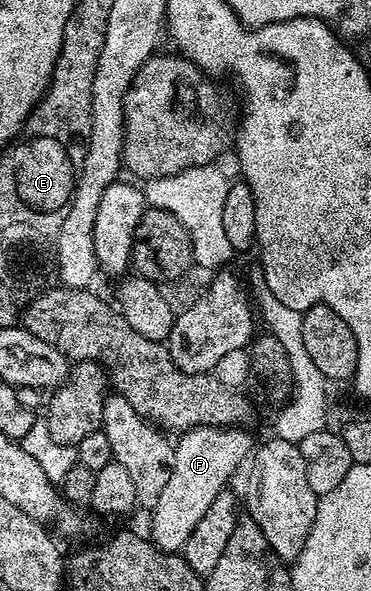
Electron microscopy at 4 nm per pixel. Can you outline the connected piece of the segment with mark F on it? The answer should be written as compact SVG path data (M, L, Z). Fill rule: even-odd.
M198 426L197 429L191 429L188 432L181 432L179 434L178 439L180 439L180 442L175 442L174 445L174 471L170 473L170 480L166 483L166 488L162 491L160 497L158 497L157 503L150 513L150 515L152 515L152 523L148 533L152 544L156 546L157 549L162 550L164 553L177 553L183 550L186 540L190 537L191 531L194 531L194 527L198 525L199 519L202 519L207 508L210 507L210 504L212 504L214 499L217 498L217 495L219 495L224 489L229 488L230 482L228 482L228 480L235 475L236 468L238 468L244 460L245 464L245 462L253 456L254 444L252 445L252 437L246 430L248 429L244 427L220 428L218 426Z

